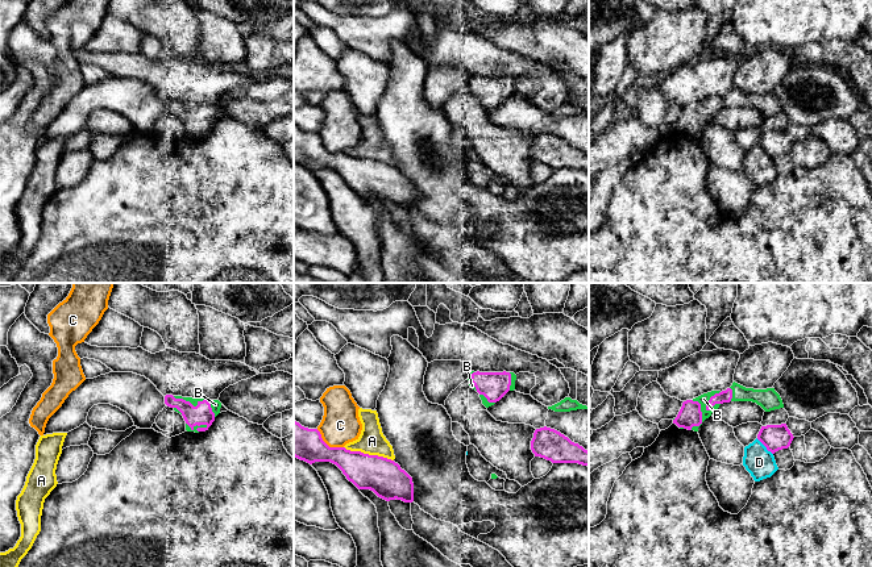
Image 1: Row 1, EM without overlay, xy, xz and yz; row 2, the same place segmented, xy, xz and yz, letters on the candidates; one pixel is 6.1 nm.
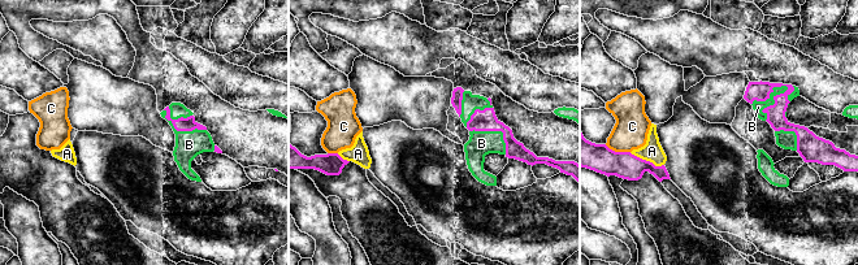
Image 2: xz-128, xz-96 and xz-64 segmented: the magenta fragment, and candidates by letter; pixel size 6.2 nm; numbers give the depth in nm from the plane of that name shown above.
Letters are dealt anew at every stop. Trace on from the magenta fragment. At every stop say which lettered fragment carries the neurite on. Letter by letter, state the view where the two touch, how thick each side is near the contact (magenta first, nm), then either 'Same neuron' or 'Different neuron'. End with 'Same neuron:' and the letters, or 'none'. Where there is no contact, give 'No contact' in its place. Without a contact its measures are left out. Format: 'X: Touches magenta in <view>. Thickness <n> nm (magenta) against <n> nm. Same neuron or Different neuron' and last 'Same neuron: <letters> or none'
A: Touches magenta in xz. Thickness 220 nm (magenta) against 160 nm. Different neuron
B: Touches magenta in xy. Thickness 130 nm (magenta) against 60 nm. Same neuron
C: Touches magenta in xz. Thickness 200 nm (magenta) against 240 nm. Different neuron
D: Touches magenta in yz. Thickness 160 nm (magenta) against 180 nm. Different neuron
Same neuron: B

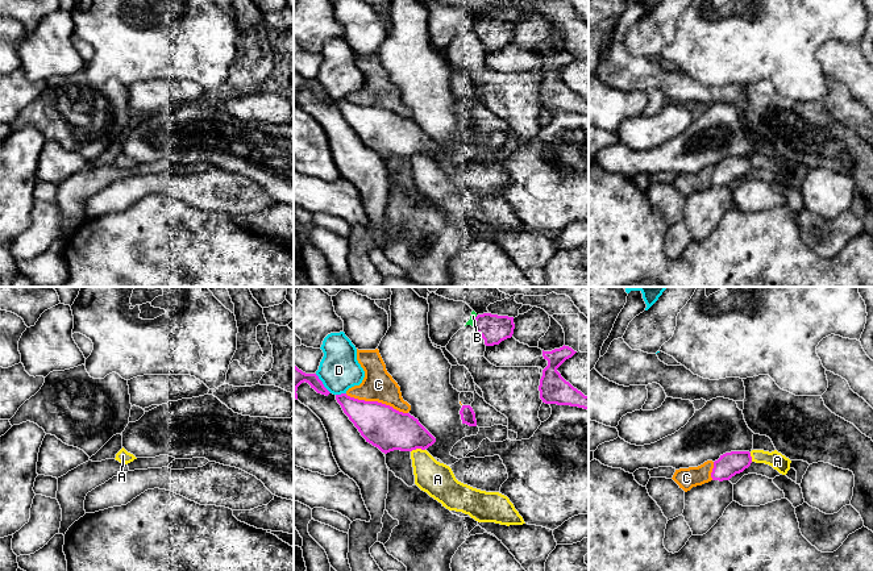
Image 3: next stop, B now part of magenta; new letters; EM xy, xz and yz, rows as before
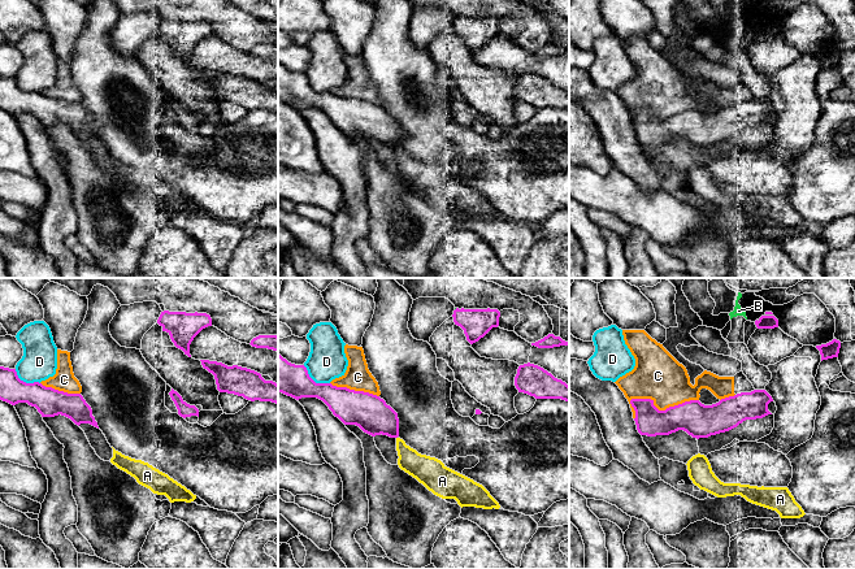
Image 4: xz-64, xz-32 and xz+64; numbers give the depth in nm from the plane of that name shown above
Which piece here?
A: Touches magenta in xz. Thickness 260 nm (magenta) against 200 nm. Different neuron
B: Touches magenta in xz. Thickness 170 nm (magenta) against 40 nm. Different neuron
C: Touches magenta in xz. Thickness 260 nm (magenta) against 190 nm. Different neuron
D: Touches magenta in xz. Thickness 120 nm (magenta) against 240 nm. Different neuron
Same neuron: none

